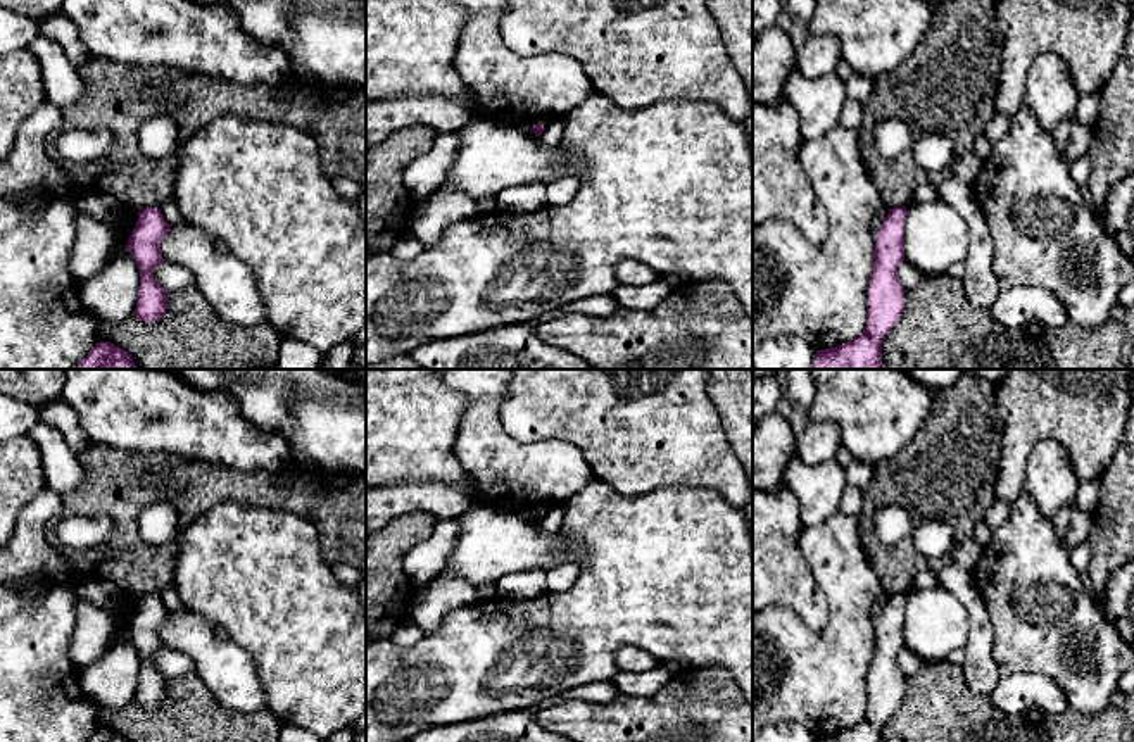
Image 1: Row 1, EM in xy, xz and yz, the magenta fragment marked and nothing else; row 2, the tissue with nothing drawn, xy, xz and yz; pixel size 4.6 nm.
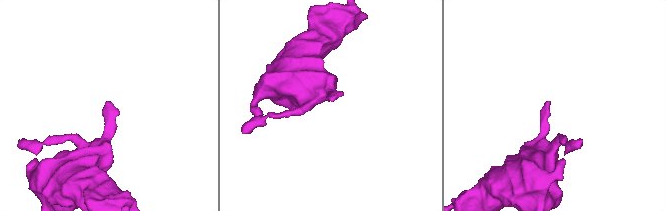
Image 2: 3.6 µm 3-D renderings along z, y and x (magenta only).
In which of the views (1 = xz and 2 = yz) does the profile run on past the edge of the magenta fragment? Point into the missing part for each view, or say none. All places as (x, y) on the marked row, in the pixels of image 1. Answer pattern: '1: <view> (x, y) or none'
1: none
2: none

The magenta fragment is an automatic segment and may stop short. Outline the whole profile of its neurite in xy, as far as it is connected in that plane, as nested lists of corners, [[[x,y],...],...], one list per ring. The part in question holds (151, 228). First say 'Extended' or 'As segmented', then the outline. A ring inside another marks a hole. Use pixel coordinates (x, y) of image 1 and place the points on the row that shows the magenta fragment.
As segmented. [[[147,207],[138,212],[138,221],[129,235],[128,247],[140,269],[138,304],[135,316],[140,321],[157,321],[167,311],[167,290],[164,290],[152,269],[164,262],[161,240],[167,235],[171,224],[164,219],[161,209]]]

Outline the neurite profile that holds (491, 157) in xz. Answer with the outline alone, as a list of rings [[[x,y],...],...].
[[[473,117],[461,128],[456,160],[442,186],[454,186],[475,200],[511,186],[549,185],[564,176],[585,183],[585,164],[559,145],[544,147],[511,124]]]

